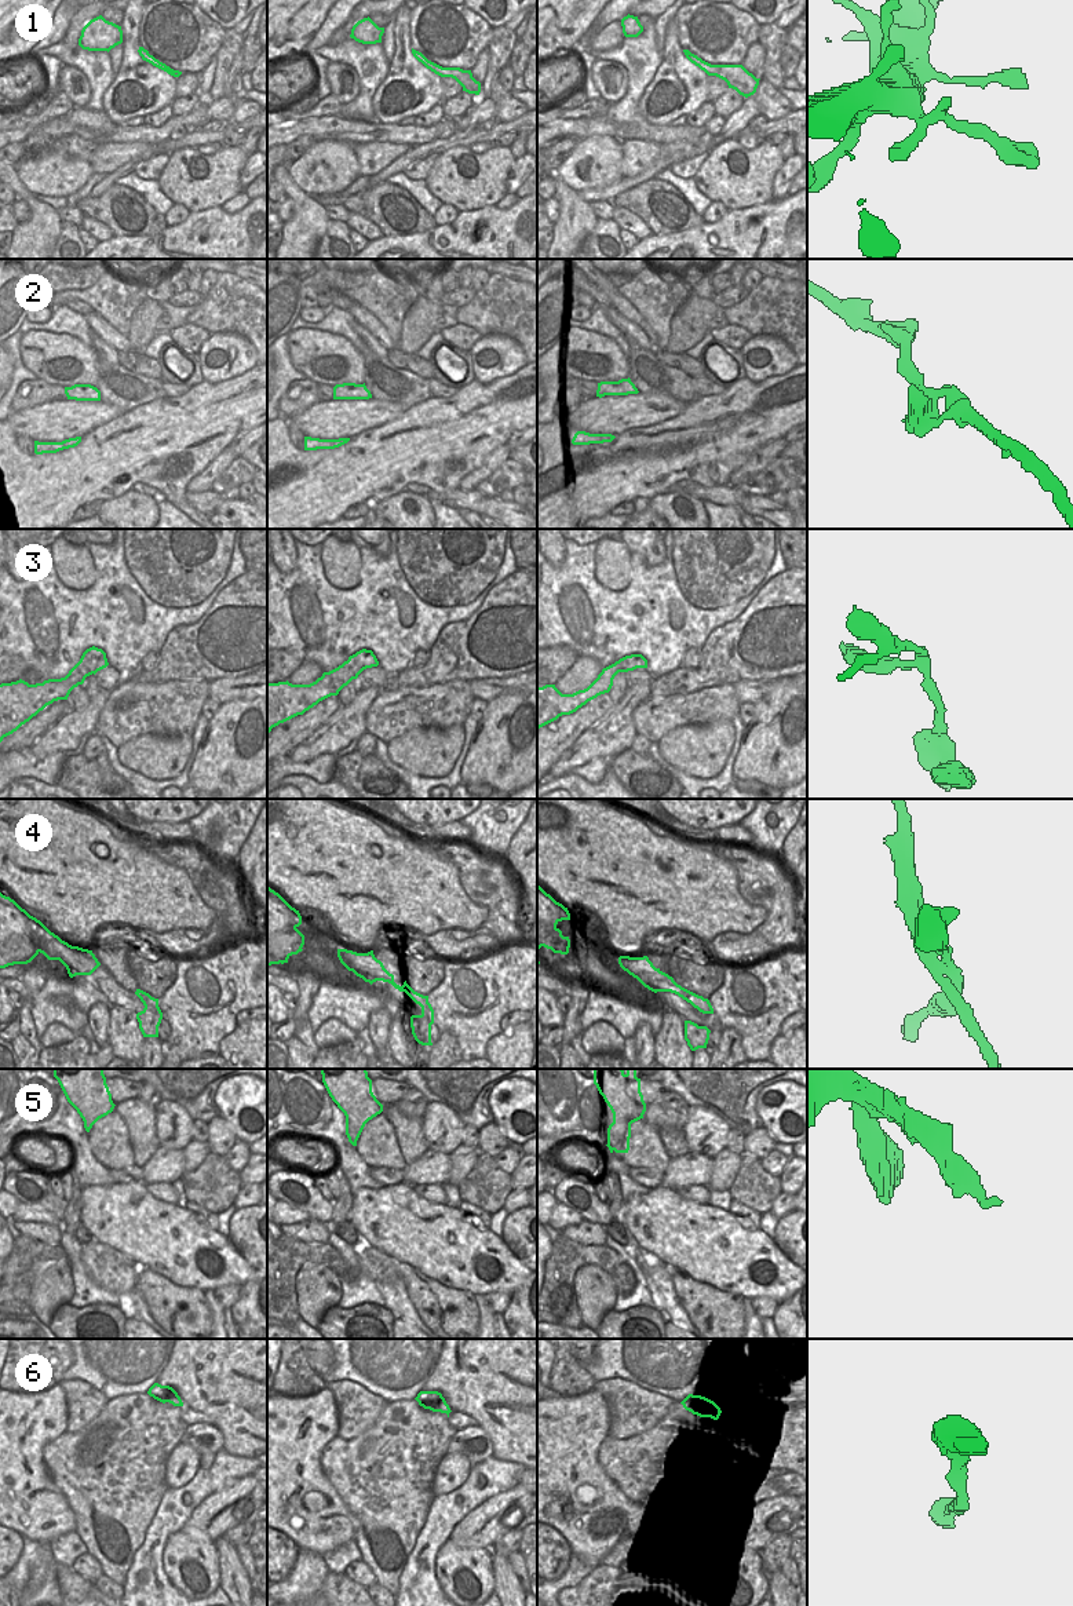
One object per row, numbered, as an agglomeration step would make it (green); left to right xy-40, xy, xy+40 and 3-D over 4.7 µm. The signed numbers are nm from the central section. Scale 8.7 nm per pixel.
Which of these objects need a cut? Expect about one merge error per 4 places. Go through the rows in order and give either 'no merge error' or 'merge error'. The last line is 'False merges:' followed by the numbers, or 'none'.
1: no merge error
2: no merge error
3: no merge error
4: merge error
5: merge error
6: no merge error
False merges: 4, 5

